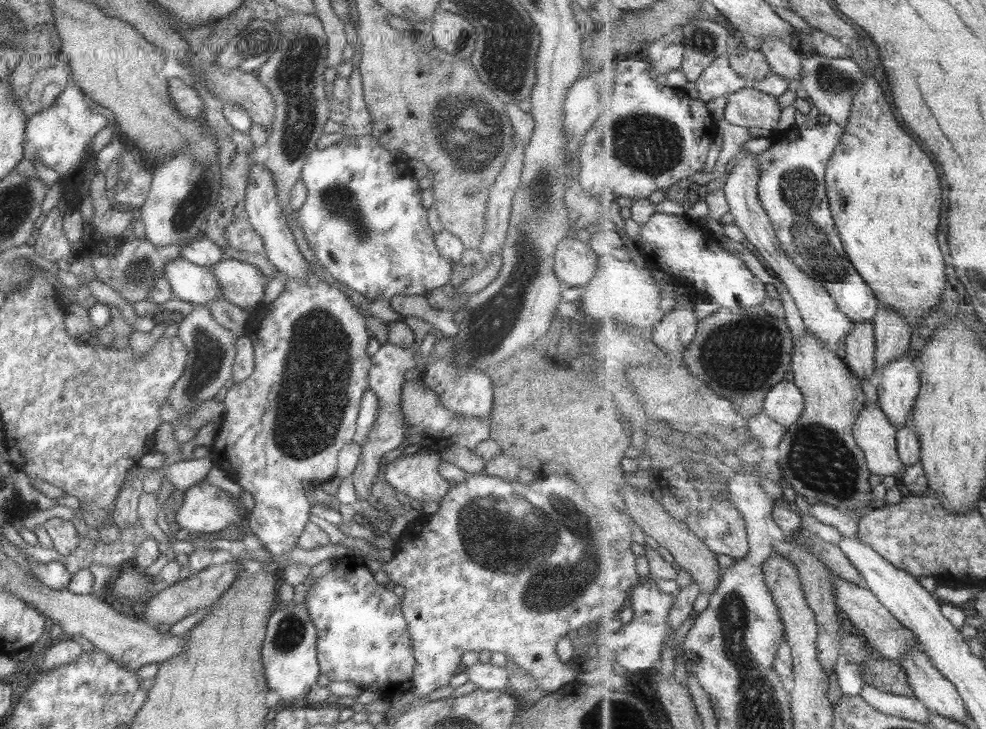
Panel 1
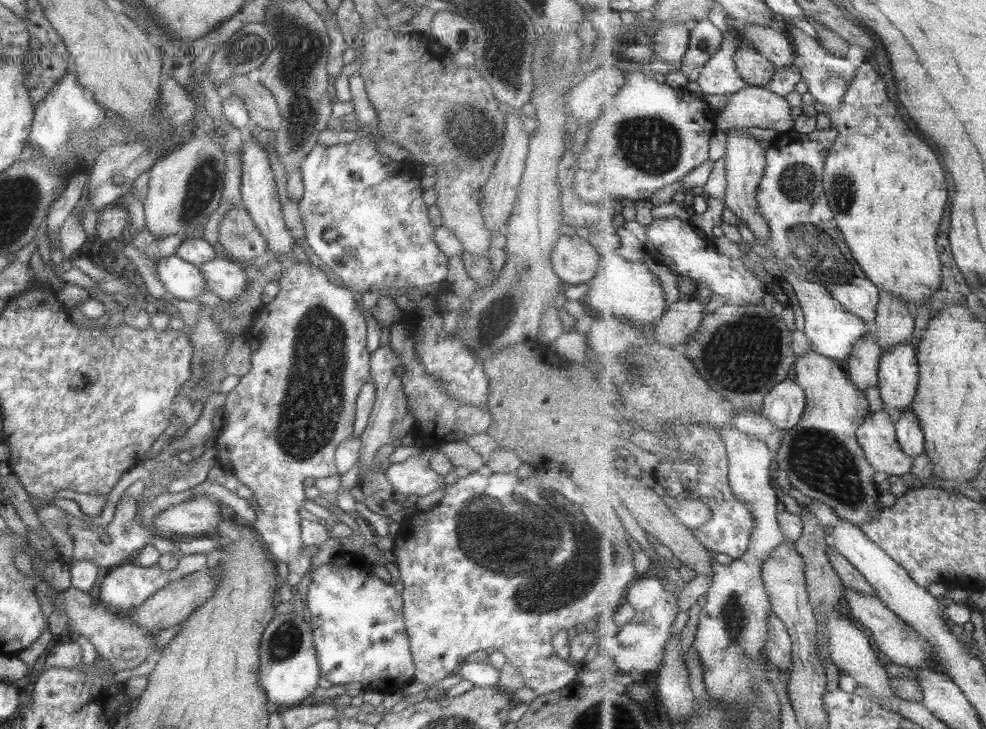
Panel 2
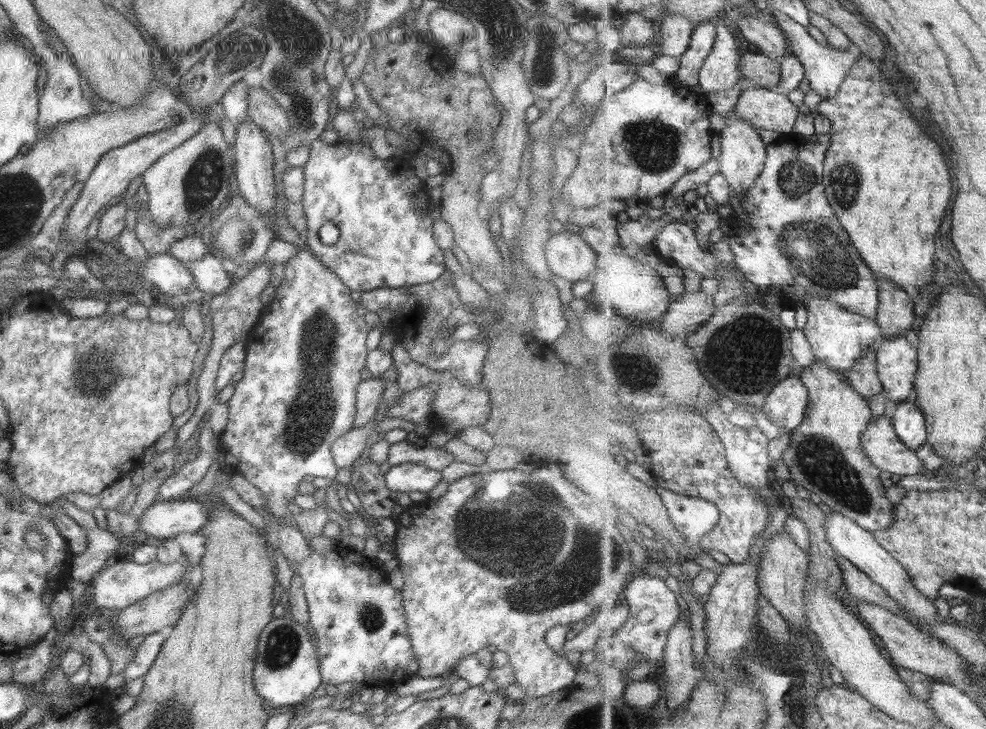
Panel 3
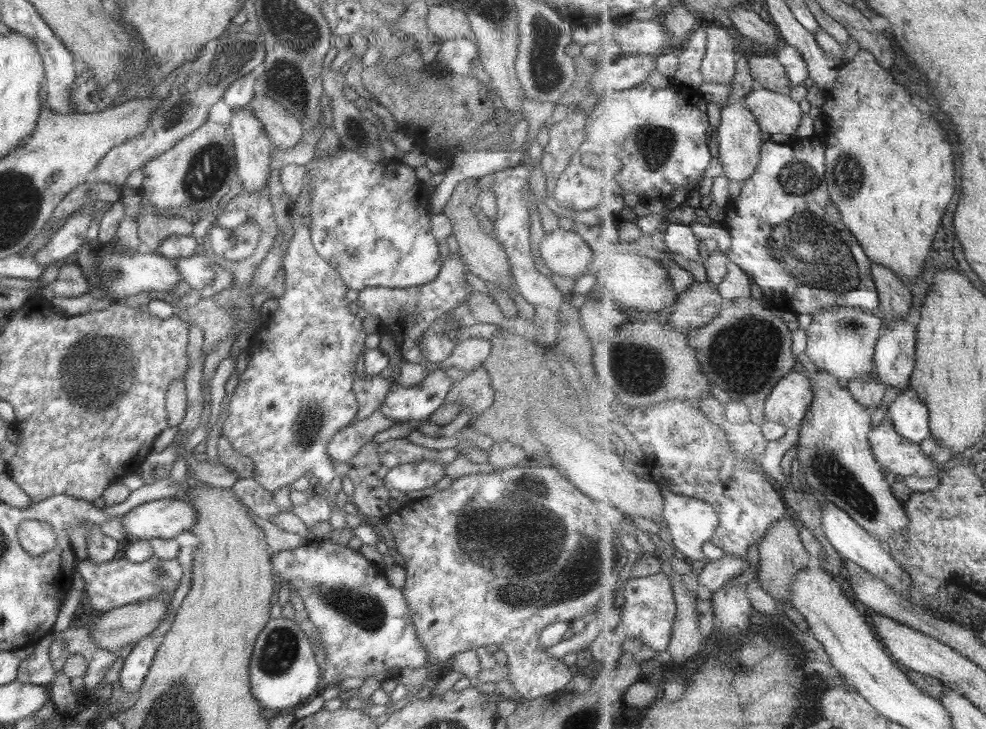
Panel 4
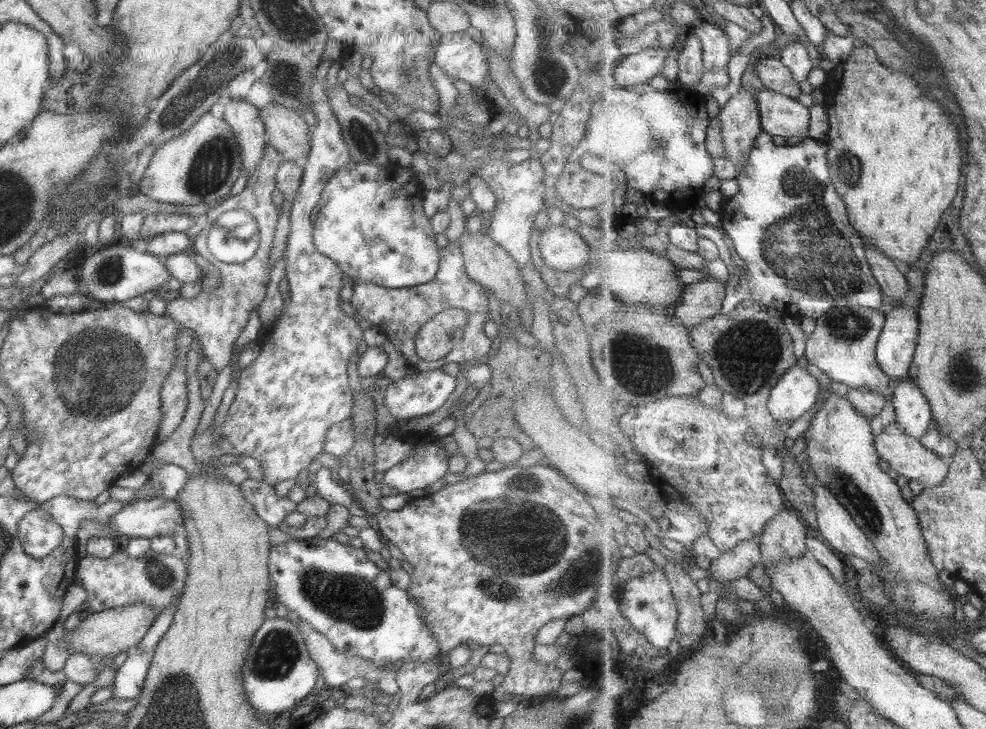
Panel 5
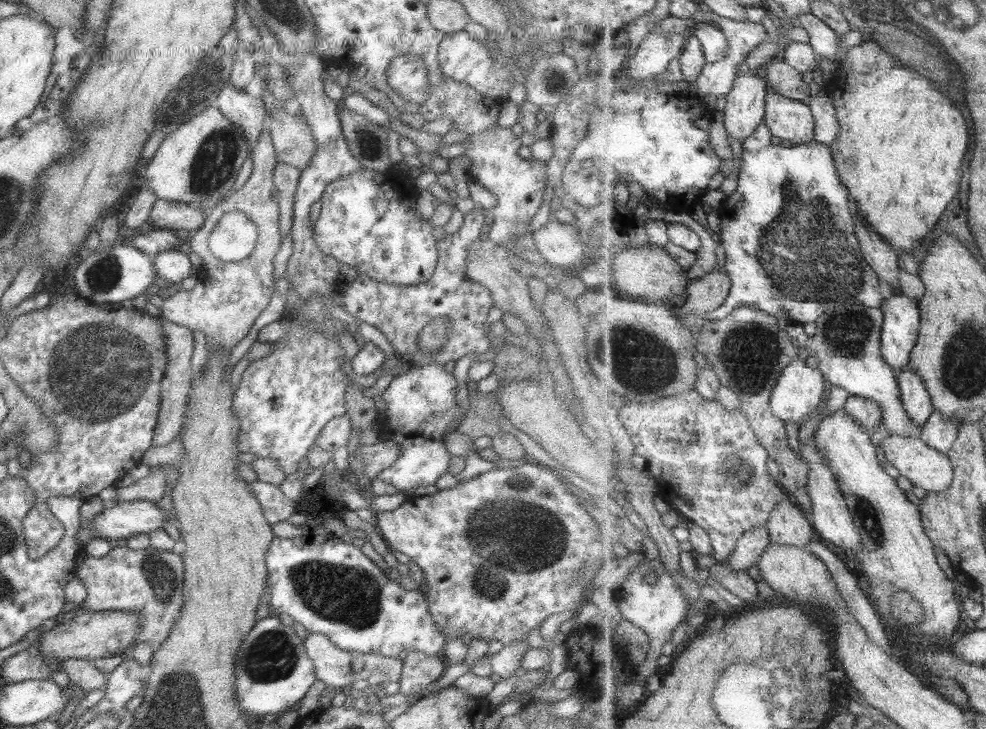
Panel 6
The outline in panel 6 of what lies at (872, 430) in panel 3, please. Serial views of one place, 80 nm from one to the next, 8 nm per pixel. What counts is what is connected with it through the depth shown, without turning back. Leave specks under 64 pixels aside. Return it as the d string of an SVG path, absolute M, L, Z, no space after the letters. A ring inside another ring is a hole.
M885 434L879 443L884 456L907 478L914 486L923 488L925 491L941 492L950 488L954 481L954 463L948 454L935 450L921 438L902 437L899 435Z

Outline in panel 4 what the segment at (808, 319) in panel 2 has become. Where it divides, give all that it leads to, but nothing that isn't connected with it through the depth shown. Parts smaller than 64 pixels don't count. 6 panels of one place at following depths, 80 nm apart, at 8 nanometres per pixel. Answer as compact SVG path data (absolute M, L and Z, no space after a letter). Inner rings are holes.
M830 306L818 310L812 318L805 330L806 354L819 370L830 372L847 382L856 378L878 379L874 365L875 351L879 339L887 329L880 313L873 314L854 307Z

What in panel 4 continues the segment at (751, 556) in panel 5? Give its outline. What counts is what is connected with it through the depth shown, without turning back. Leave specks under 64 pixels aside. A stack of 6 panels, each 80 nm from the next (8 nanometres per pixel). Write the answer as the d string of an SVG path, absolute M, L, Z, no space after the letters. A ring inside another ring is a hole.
M724 553L719 560L706 563L697 575L697 581L711 593L716 593L721 587L735 576L749 570L749 560Z

